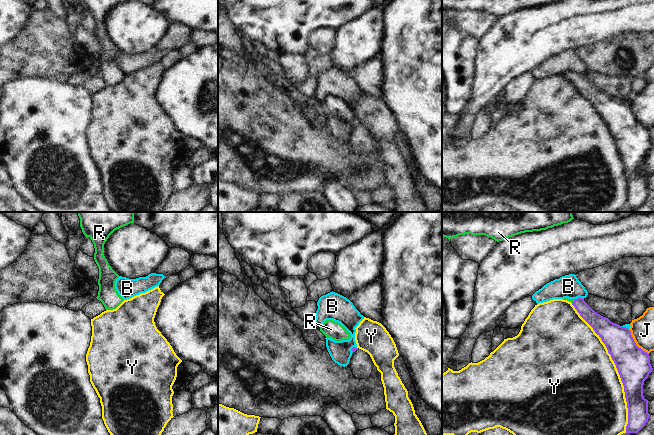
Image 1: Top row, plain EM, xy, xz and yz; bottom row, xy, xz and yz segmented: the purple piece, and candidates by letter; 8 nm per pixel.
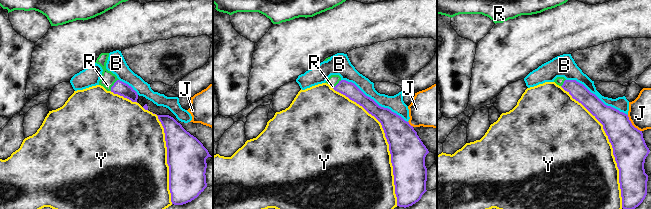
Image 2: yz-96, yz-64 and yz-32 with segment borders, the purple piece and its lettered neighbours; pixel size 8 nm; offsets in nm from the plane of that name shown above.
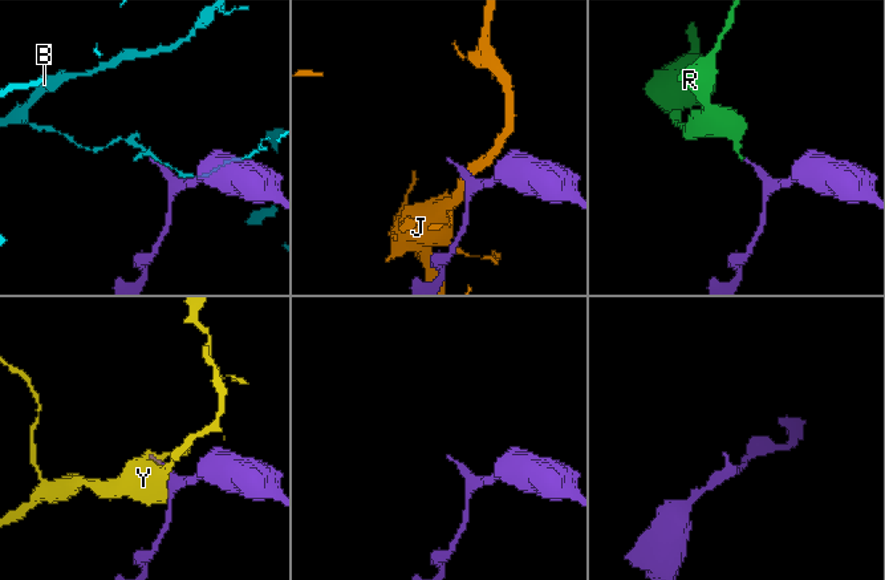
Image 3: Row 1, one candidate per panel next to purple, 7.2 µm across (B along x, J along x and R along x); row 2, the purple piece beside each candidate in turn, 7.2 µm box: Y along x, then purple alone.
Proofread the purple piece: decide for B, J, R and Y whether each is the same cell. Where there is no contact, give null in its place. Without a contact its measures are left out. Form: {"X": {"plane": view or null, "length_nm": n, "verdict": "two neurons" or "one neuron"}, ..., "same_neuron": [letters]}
{"B": {"plane": "yz", "length_nm": 90, "verdict": "two neurons"}, "J": {"plane": "yz", "length_nm": 260, "verdict": "two neurons"}, "R": {"plane": "yz", "length_nm": 40, "verdict": "one neuron"}, "Y": {"plane": "yz", "length_nm": 1150, "verdict": "two neurons"}, "same_neuron": ["R"]}

